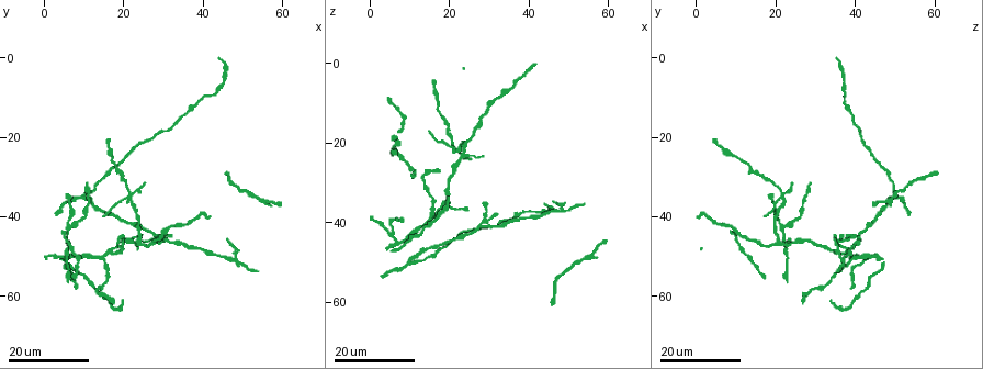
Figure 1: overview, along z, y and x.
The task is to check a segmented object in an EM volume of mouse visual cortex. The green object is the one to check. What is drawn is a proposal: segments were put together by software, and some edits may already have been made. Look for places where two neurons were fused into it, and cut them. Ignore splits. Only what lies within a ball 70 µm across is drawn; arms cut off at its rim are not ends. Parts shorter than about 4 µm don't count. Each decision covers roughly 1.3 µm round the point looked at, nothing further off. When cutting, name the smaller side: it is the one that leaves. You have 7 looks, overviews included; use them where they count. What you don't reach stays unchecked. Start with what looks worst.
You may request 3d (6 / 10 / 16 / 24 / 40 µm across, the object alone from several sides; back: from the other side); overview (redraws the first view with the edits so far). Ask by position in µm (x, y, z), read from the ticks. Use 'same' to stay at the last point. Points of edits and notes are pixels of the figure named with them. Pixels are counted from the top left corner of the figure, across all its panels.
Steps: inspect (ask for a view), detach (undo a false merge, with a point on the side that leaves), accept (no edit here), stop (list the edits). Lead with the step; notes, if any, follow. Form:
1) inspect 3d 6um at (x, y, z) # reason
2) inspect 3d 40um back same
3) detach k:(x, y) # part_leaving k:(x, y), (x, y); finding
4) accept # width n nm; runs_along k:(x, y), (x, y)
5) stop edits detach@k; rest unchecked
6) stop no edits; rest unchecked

inspect 3d 24um at (27.5, 44.5, 41.0) # side arm on a straight run

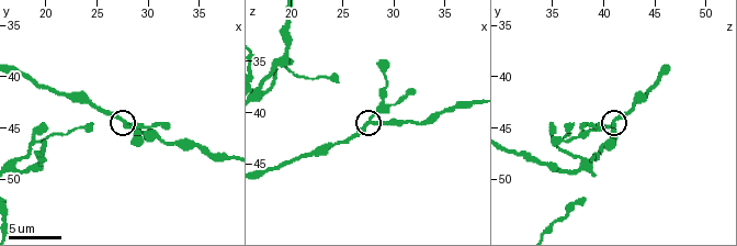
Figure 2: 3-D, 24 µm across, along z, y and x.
inspect 3d 10um at (28.0, 44.6, 40.8)

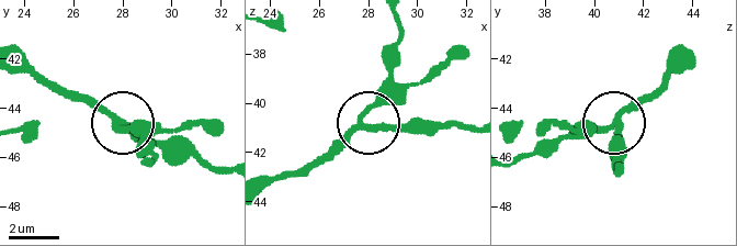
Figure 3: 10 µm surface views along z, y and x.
accept # all the same neuron

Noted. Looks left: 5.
inspect 3d 24um at (21.0, 35.0, 21.5) # three-way junction

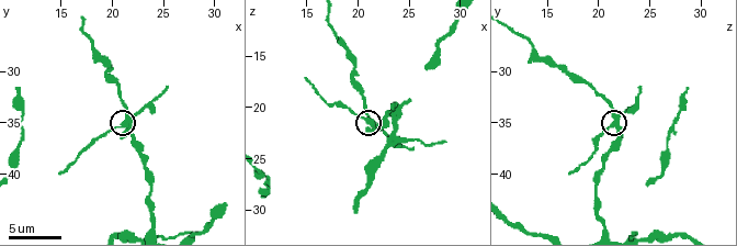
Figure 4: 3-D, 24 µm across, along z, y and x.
inspect 3d 10um at (21.0, 35.0, 21.2)

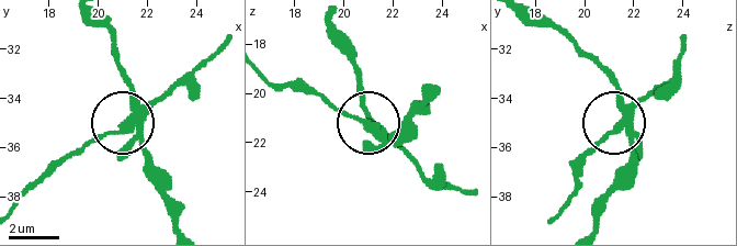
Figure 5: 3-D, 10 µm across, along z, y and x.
detach 5:(127, 151) # width 250 nm; part_leaving 5:(136, 118), (75, 149), (19, 200); a second neuron is stuck on

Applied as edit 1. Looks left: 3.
inspect overview

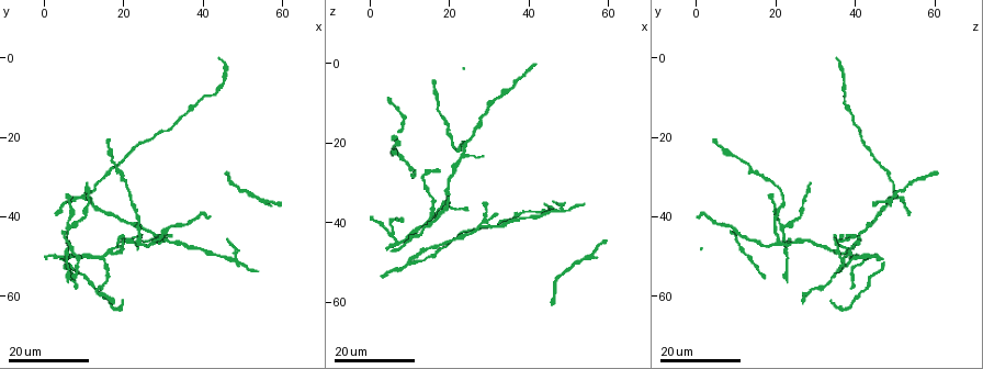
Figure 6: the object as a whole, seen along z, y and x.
inspect 3d 24um at (48.0, 51.0, 37.0) # a fork

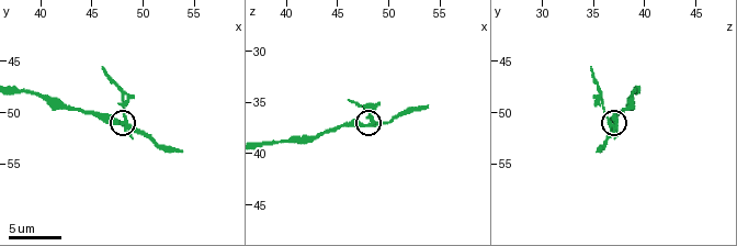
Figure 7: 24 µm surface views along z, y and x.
inspect 3d 10um at (48.2, 50.8, 36.6) # closer look

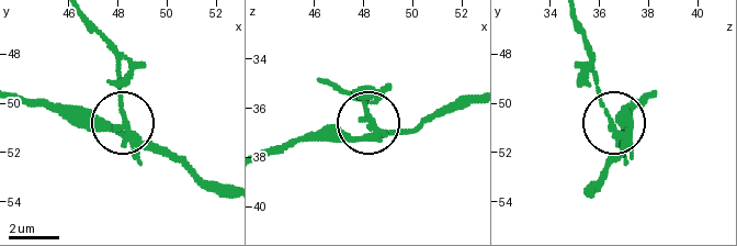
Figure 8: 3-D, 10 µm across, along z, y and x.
detach 8:(122, 109) # side_arm 7 um; arms 3; two neurons meet here

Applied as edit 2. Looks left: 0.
stop edits detach@5, detach@8; rest unchecked

